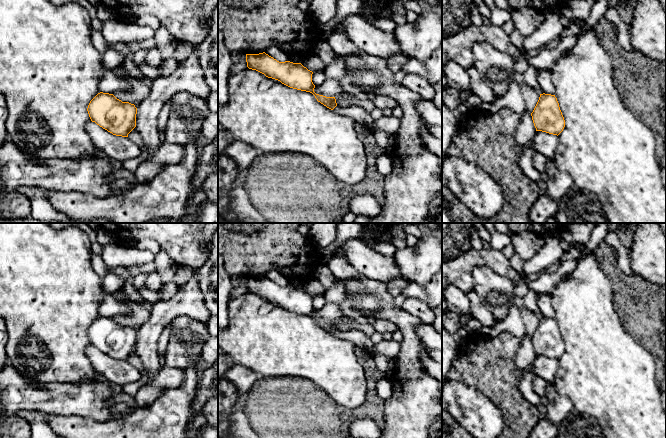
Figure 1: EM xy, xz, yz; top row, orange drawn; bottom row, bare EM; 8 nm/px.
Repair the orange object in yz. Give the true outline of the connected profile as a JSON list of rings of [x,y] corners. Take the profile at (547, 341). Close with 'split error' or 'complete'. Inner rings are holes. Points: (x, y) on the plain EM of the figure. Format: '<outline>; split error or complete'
[[[540,318],[531,340],[536,355],[558,360],[565,351],[565,344],[555,319]]]; complete

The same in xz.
[[[265,276],[246,278],[246,286],[249,293],[256,294],[268,302],[278,304],[290,312],[312,317],[318,326],[331,334],[337,330],[335,321],[326,321],[314,316],[313,296],[301,287],[279,286]]]; complete

